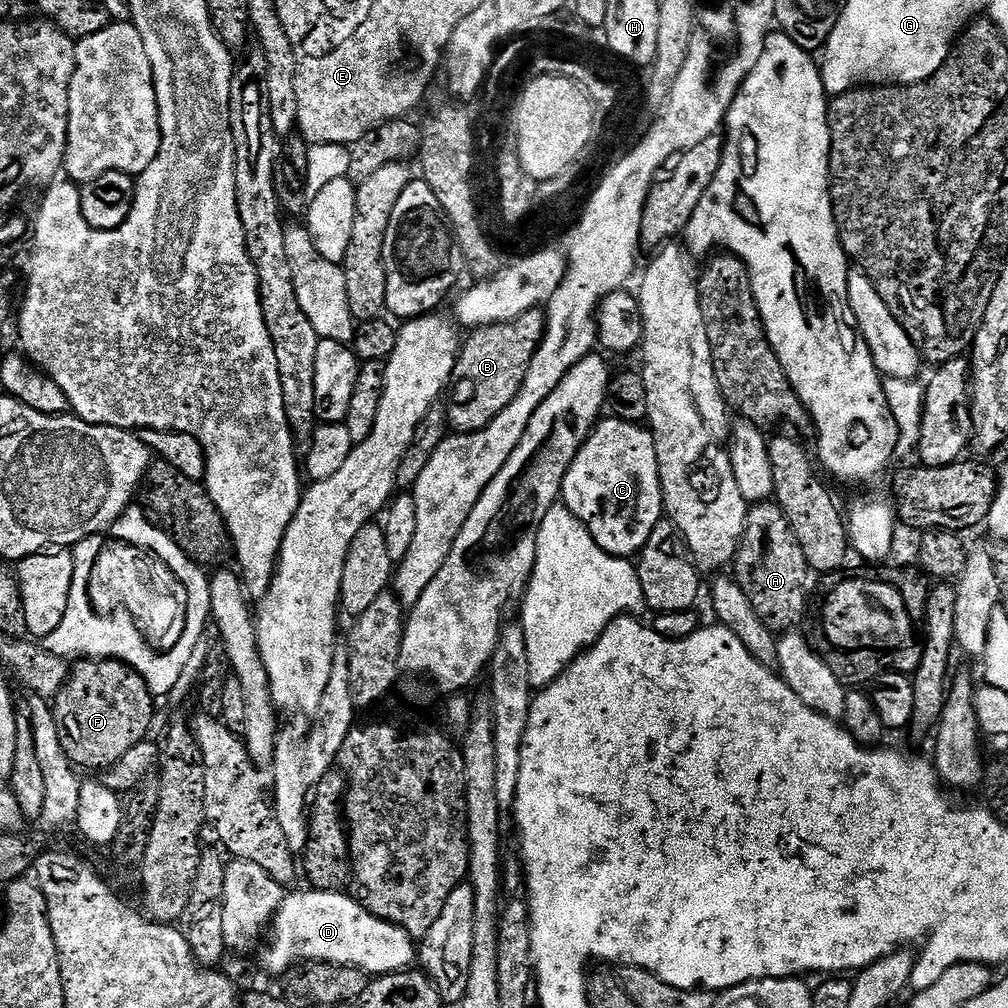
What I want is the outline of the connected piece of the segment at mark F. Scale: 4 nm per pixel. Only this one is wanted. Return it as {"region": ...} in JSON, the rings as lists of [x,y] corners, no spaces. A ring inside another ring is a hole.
{"region":[[[84,658],[77,664],[55,696],[51,715],[56,720],[62,750],[77,769],[107,770],[122,754],[134,750],[138,742],[149,739],[154,697],[144,679],[121,660]]]}

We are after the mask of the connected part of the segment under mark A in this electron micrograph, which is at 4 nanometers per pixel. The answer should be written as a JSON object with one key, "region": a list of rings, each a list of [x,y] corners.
{"region":[[[759,502],[749,507],[748,526],[740,540],[740,549],[736,551],[735,568],[734,578],[742,586],[746,598],[750,598],[754,614],[766,622],[773,634],[793,631],[808,604],[810,569],[779,504]]]}

